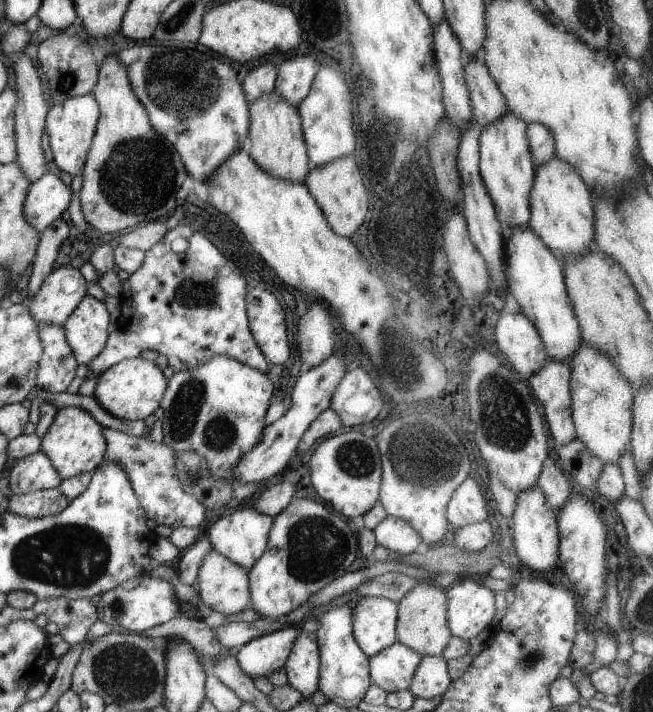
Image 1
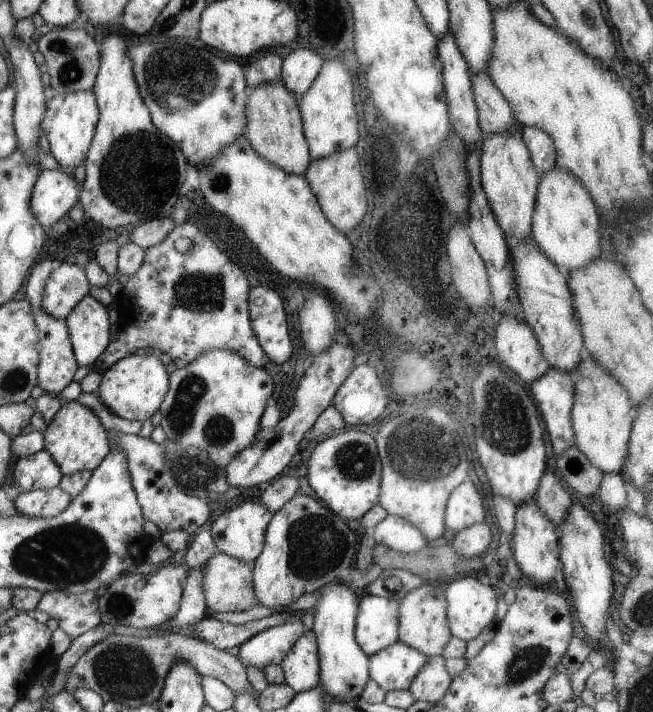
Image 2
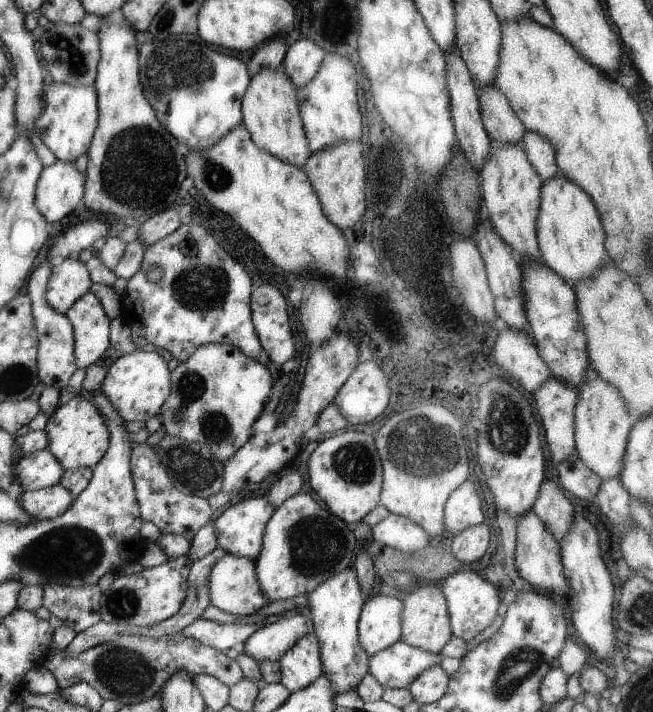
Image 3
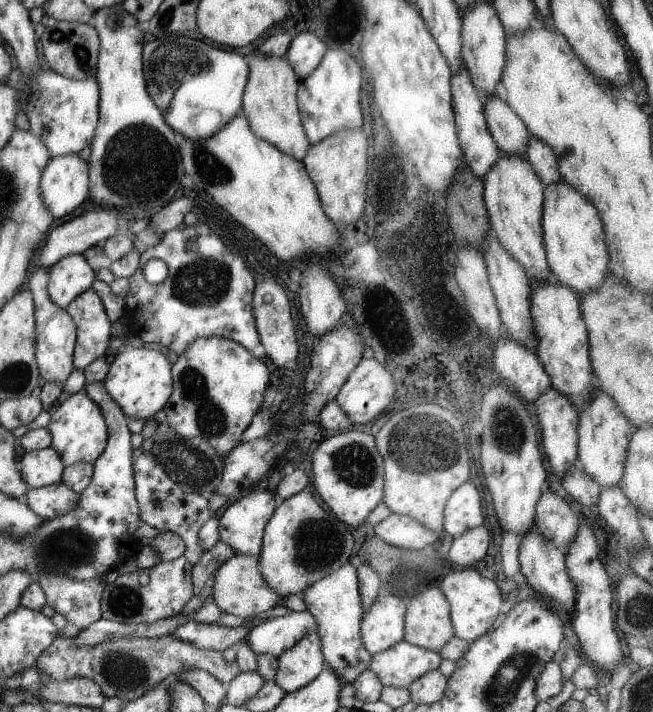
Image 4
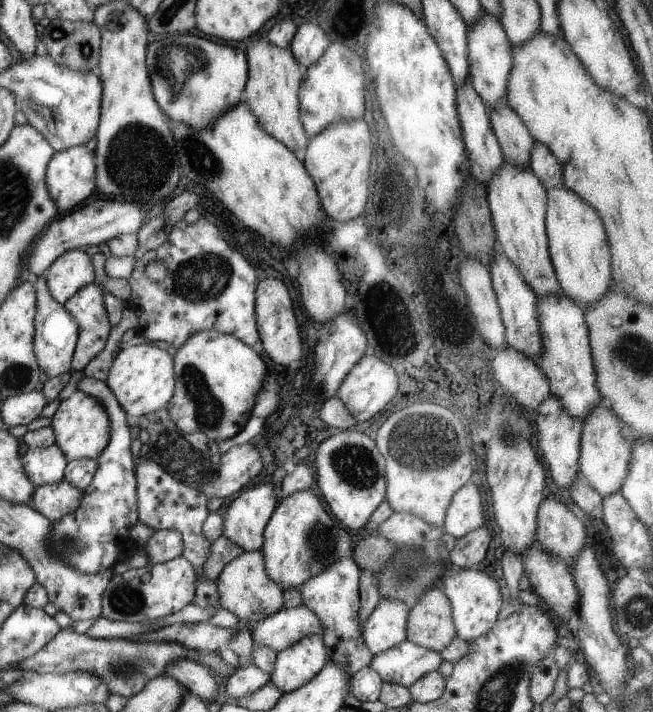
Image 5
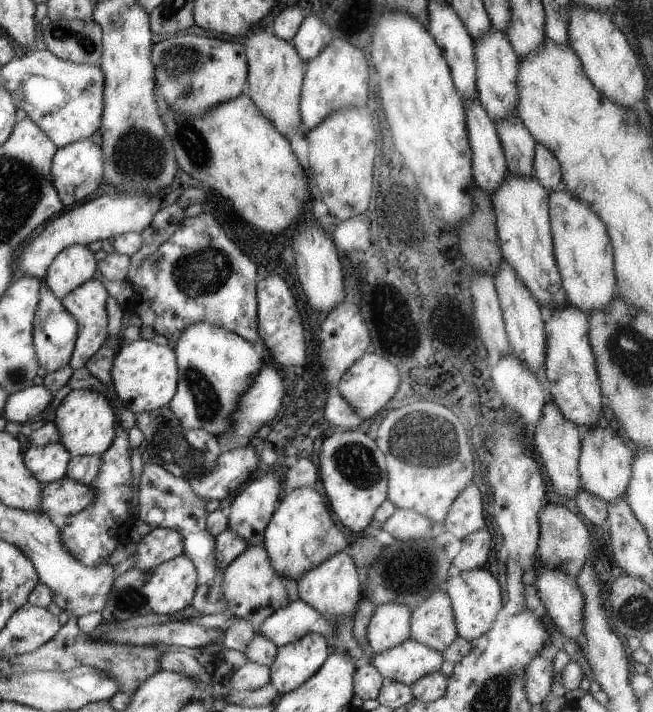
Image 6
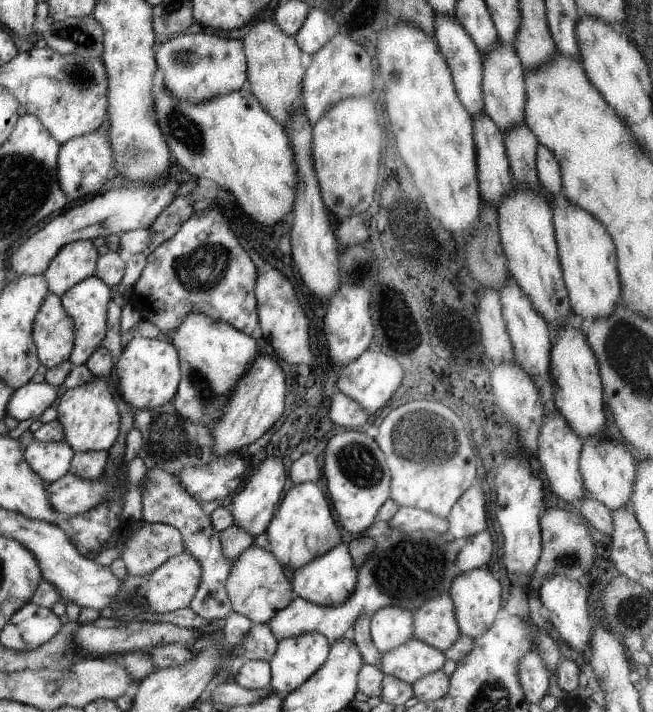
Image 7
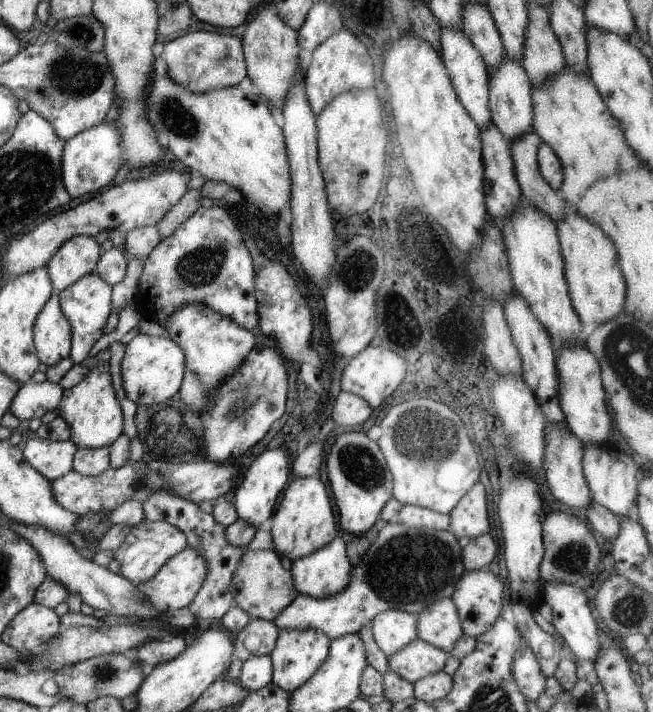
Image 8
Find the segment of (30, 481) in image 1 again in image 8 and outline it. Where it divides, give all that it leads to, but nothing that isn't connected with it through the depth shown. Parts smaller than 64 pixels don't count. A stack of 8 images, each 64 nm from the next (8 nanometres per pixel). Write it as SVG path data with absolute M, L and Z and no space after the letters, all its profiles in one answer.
M34 437L25 442L22 455L43 478L52 481L72 469L75 451L71 440L52 441Z

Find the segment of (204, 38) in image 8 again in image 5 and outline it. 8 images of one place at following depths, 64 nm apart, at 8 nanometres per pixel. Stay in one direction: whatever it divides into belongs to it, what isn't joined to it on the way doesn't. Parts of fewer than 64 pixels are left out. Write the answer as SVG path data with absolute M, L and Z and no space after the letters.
M173 33L145 48L151 92L164 116L193 130L209 128L219 116L240 103L248 75L246 52L211 40Z

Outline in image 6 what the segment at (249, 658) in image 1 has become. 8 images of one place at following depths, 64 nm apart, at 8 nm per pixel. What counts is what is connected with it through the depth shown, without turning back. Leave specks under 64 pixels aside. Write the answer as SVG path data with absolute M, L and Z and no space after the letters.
M296 599L275 610L256 629L259 636L263 636L275 646L295 642L307 633L333 637L335 630L337 630L335 620L325 618L301 599Z

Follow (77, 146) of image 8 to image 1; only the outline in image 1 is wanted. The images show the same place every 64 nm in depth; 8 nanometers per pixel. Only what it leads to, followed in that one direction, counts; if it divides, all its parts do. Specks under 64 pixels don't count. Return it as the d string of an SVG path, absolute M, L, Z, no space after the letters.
M48 169L25 194L23 213L28 224L41 233L66 212L71 193L68 179L55 169Z

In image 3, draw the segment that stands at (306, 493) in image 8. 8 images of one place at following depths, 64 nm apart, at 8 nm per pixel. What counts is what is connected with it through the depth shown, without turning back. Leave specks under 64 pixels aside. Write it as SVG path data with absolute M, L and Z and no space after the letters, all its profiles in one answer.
M309 494L283 500L263 530L262 546L254 562L256 582L268 602L307 594L317 584L353 563L356 541L349 526L321 508Z

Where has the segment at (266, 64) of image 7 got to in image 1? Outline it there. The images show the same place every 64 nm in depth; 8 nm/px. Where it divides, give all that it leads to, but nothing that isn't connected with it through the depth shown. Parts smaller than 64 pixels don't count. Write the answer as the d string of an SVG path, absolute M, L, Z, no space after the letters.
M273 90L262 93L248 104L248 118L246 149L256 164L269 175L287 181L303 182L310 167L297 106L292 106L282 95Z

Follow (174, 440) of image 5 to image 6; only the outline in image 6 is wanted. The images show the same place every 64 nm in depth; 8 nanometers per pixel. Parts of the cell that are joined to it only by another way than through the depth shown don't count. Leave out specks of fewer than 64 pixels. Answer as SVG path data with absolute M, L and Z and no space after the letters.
M163 405L157 410L141 412L136 415L134 423L144 436L138 451L145 452L149 462L162 466L175 477L184 478L186 481L191 478L201 478L213 470L215 460L220 453L216 447L217 437L201 429L183 428L168 405Z

